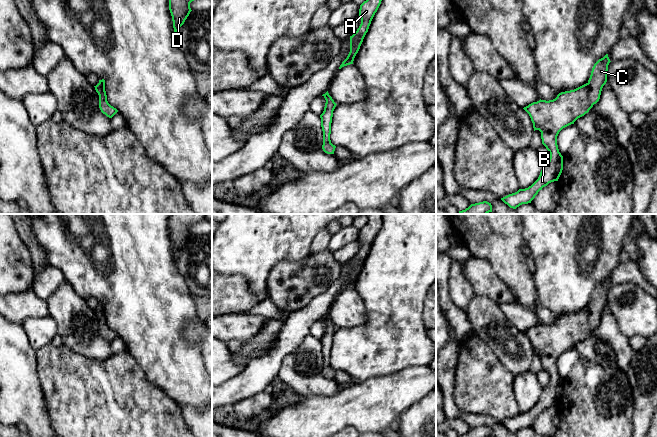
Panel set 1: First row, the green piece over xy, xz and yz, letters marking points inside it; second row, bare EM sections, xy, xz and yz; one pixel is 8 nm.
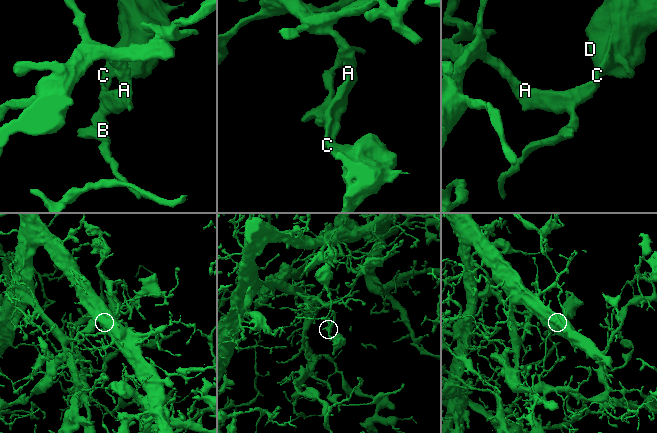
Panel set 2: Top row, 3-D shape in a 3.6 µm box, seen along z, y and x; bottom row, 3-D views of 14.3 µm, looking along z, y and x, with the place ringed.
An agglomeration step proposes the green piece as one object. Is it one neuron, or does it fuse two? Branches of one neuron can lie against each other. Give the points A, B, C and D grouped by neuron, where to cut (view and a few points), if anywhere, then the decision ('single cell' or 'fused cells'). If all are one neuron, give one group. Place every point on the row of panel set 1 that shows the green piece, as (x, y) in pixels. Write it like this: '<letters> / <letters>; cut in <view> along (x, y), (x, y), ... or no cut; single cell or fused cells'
A B C D; no cut; single cell

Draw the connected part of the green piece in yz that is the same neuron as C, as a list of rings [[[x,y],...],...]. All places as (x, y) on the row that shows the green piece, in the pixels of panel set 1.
[[[606,54],[594,64],[586,84],[561,92],[553,100],[540,99],[523,108],[531,118],[534,131],[541,132],[542,144],[549,151],[550,158],[531,186],[501,198],[510,208],[516,209],[522,204],[531,203],[543,187],[558,181],[563,170],[563,156],[558,149],[557,136],[563,128],[574,124],[599,101],[602,88],[607,82],[610,62]]]

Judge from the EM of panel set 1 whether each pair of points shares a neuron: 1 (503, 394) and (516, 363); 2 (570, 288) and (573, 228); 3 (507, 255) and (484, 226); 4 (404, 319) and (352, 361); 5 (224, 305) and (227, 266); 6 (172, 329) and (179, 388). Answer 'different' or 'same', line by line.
1: different
2: same
3: same
4: same
5: different
6: same

